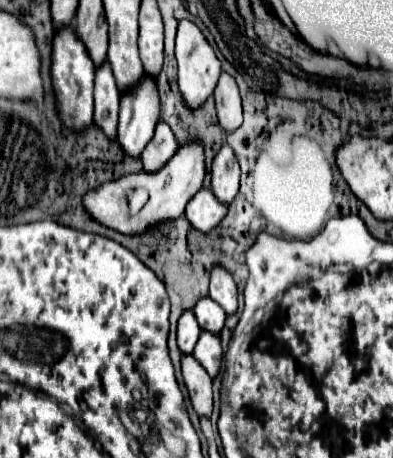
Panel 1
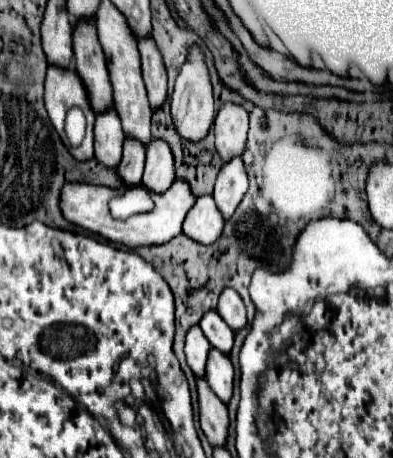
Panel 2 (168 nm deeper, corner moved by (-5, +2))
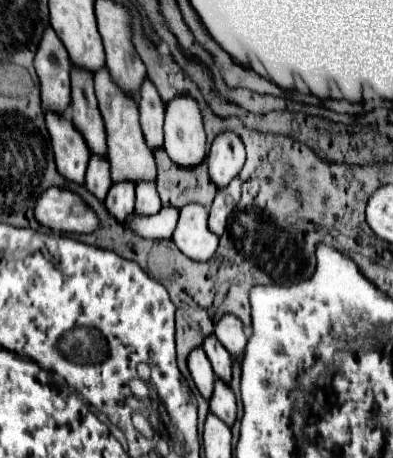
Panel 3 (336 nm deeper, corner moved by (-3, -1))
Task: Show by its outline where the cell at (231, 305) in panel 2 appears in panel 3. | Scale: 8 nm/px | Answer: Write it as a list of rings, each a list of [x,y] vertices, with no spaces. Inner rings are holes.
[[[224,315],[214,331],[216,339],[226,347],[232,361],[242,361],[246,349],[246,335],[242,329],[242,321],[234,315]]]

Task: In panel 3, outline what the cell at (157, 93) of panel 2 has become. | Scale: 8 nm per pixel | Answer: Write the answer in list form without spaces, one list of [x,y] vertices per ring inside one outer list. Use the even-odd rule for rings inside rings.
[[[148,79],[142,85],[138,109],[140,109],[140,125],[142,125],[142,133],[148,143],[148,149],[156,151],[164,145],[164,139],[162,139],[164,105],[162,105],[162,99],[160,99],[156,87]]]

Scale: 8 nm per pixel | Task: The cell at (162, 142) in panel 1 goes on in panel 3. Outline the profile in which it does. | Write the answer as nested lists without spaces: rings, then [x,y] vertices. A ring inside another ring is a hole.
[[[140,181],[136,183],[136,207],[134,213],[140,215],[156,215],[156,211],[160,211],[160,197],[156,191],[156,183],[150,181]]]

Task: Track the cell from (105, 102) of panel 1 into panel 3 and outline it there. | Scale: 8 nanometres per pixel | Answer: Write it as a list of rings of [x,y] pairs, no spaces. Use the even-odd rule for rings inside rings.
[[[96,155],[90,157],[90,163],[88,163],[88,171],[86,171],[86,189],[98,197],[100,201],[106,199],[106,193],[110,189],[110,165],[106,159],[100,159]]]

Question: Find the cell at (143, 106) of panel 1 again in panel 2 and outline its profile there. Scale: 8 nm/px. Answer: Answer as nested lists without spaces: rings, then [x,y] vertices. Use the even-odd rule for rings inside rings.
[[[132,136],[124,138],[124,154],[122,162],[118,164],[118,174],[122,176],[124,184],[136,186],[142,180],[142,170],[144,170],[144,152],[146,146],[140,140],[134,140]]]

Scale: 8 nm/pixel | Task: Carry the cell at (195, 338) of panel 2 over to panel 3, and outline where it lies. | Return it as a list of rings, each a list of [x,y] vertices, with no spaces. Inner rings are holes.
[[[198,347],[190,353],[188,357],[188,369],[192,373],[192,379],[200,391],[200,395],[210,401],[212,397],[212,391],[214,391],[214,381],[216,381],[216,375],[212,375],[212,367],[208,363],[208,357],[204,355],[204,351]]]

